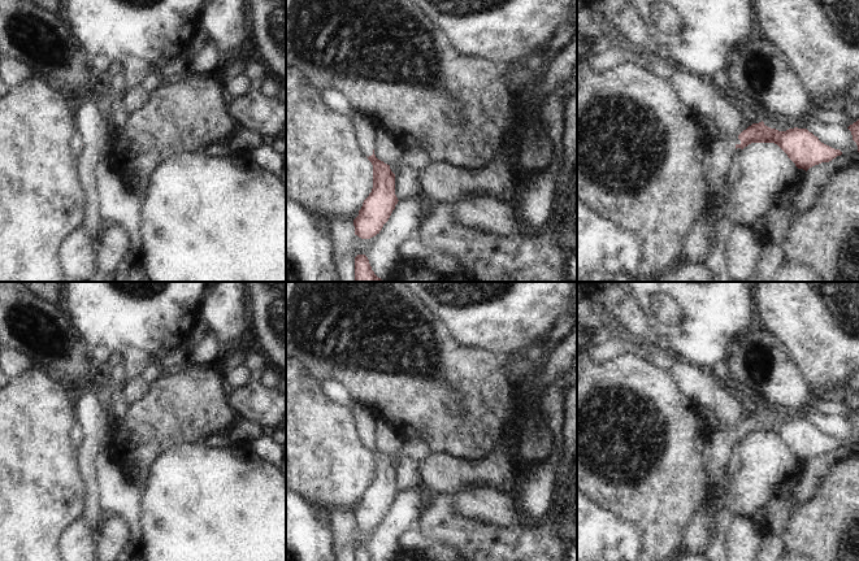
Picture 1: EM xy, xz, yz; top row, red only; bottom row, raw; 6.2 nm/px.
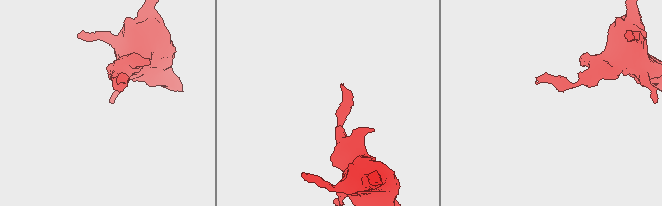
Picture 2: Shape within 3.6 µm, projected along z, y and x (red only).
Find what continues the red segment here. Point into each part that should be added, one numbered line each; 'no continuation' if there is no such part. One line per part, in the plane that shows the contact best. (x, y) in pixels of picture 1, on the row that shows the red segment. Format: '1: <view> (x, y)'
1: yz (716, 162)

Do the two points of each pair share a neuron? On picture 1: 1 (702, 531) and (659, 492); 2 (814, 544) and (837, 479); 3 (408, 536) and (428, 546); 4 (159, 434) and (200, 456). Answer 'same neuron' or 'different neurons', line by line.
1: different neurons
2: same neuron
3: same neuron
4: different neurons

